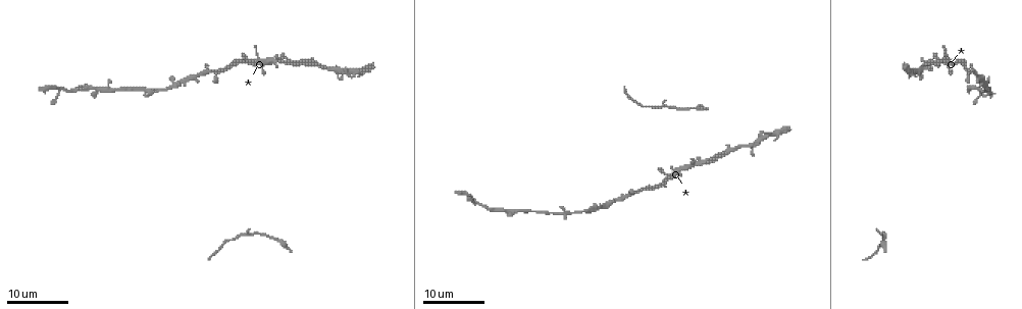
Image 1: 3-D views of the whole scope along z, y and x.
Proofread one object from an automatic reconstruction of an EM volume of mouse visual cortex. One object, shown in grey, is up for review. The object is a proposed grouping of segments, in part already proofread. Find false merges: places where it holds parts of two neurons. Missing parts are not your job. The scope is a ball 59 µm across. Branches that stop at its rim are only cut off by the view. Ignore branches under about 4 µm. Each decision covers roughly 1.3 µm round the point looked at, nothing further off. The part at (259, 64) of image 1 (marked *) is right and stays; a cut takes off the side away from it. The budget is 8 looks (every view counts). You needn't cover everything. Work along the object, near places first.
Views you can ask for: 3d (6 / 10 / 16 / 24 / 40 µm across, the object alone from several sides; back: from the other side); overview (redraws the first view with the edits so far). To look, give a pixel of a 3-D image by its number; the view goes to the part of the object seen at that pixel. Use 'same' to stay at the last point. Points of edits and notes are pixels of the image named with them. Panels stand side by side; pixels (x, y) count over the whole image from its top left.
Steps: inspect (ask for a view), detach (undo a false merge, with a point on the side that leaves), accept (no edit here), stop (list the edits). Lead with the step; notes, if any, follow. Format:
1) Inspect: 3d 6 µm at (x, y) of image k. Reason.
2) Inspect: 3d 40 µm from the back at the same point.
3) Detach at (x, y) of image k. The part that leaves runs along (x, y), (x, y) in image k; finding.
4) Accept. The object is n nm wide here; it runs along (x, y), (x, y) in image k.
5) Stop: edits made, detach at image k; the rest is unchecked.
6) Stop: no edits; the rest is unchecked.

Inspect: 3d 24 µm at (172, 88) of image 1. Two arms in line, one across.

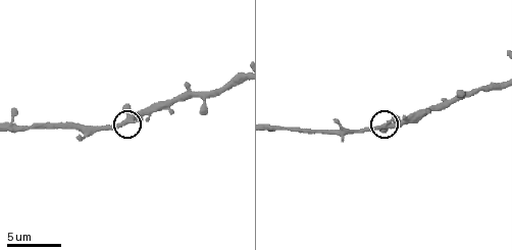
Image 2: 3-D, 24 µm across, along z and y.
Inspect: 3d 6 µm at (125, 121) of image 2. Closer look.

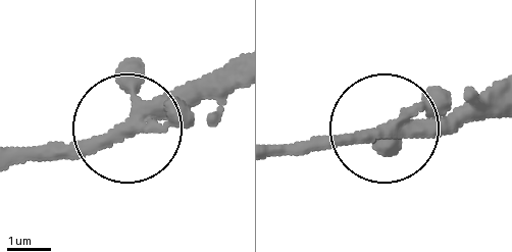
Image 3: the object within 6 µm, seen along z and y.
Accept. The object is 270 nm wide here; it runs along (234, 82), (190, 107), (29, 155) in image 3; one neuron here.

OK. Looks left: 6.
Inspect: 3d 24 µm at (105, 91) of image 1. Three-way junction.

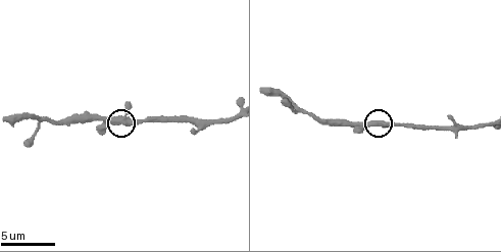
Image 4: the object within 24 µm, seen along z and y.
Inspect: 3d 6 µm at (116, 119) of image 4.

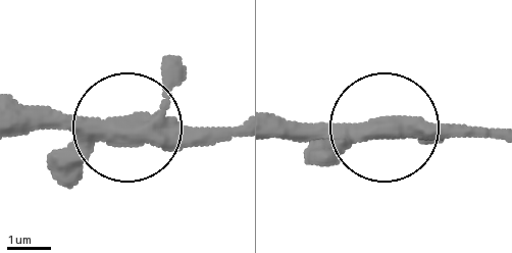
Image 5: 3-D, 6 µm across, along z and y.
Accept. 3 arms meet here; one neuron here.

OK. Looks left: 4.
Inspect: 3d 10 µm at (67, 121) of image 4. Thick turns thin.

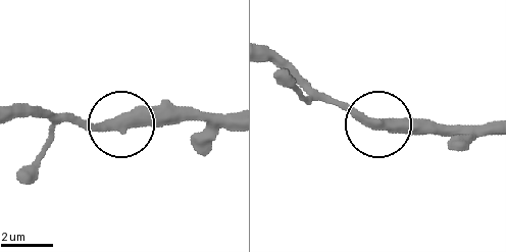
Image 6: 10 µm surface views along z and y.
Inspect: 3d 10 µm from the back at (376, 125) of image 6.

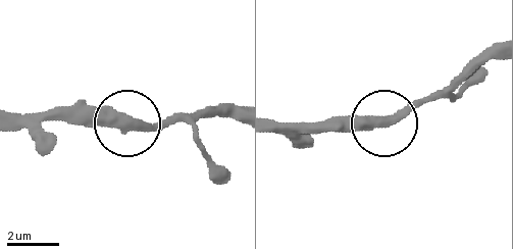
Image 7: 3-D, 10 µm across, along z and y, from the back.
Accept. The object is 420 nm wide here; all the same neuron.

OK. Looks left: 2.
Inspect: 3d 16 µm at (673, 109) of image 1.

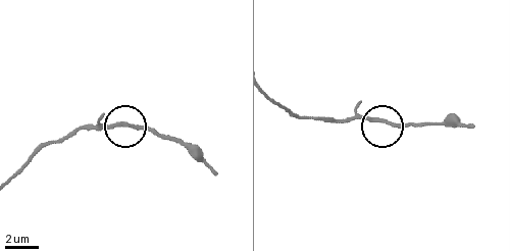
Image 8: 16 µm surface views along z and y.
Inspect: 3d 10 µm at (124, 125) of image 8.

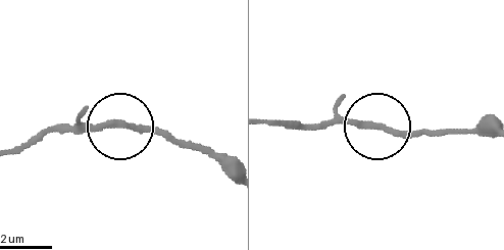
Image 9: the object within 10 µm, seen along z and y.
Accept. All the same neuron.

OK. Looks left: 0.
Stop: no edits; the rest is unchecked.

